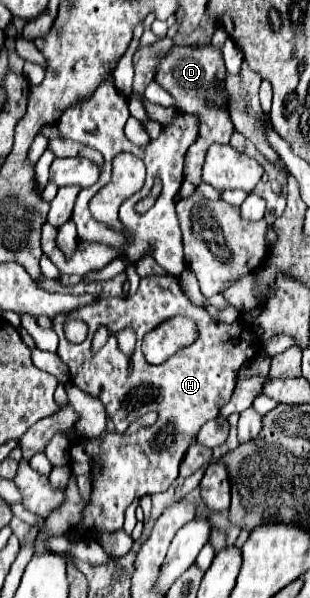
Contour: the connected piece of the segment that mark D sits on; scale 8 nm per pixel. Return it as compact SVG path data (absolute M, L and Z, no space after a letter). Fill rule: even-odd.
M178 46L172 48L158 64L156 68L156 78L154 78L176 102L176 108L180 112L186 114L194 114L200 122L200 138L192 144L184 161L184 178L188 182L192 182L194 186L198 186L200 180L200 170L206 156L206 148L212 142L220 142L220 144L228 144L230 136L234 132L234 124L230 120L230 112L224 106L216 104L216 94L218 88L222 88L224 80L226 80L226 66L222 60L222 54L218 50L214 50L212 46L202 46L202 48L188 48L188 46Z

